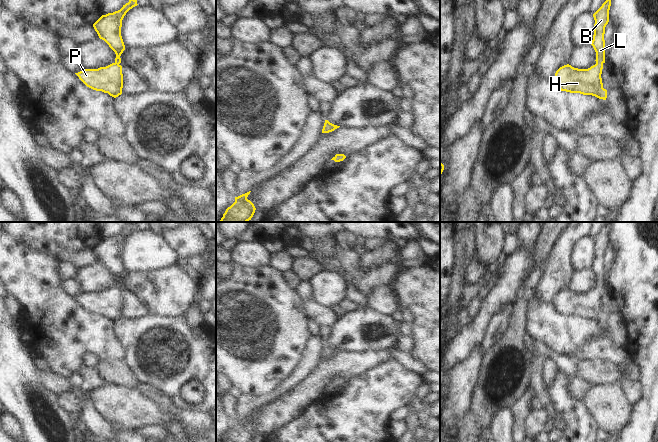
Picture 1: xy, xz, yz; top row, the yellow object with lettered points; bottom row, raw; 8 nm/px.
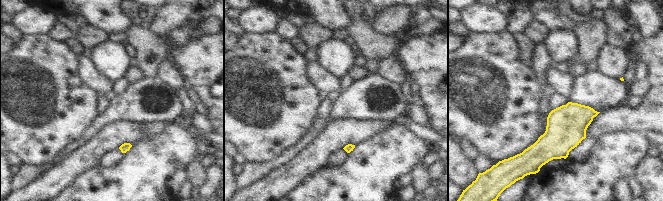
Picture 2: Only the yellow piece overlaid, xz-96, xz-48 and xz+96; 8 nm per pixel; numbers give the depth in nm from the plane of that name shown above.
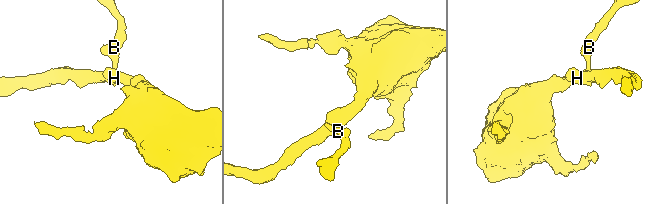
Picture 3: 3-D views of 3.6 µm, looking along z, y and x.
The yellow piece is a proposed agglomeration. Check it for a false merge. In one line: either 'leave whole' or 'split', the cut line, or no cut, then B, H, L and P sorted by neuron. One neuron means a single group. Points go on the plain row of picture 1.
leave whole; no cut; B H L P

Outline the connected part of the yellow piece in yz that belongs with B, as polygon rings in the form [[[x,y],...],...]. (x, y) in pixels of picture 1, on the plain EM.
[[[611,223],[607,224],[593,238],[594,259],[591,269],[596,276],[596,288],[588,293],[578,293],[567,288],[560,291],[554,300],[555,310],[570,317],[592,319],[599,323],[606,324],[607,314],[603,312],[602,293],[605,287],[605,251],[609,246],[609,234]]]

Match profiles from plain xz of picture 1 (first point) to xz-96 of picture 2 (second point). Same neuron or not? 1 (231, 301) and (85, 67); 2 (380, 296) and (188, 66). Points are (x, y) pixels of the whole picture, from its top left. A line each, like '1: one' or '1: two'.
1: two
2: two

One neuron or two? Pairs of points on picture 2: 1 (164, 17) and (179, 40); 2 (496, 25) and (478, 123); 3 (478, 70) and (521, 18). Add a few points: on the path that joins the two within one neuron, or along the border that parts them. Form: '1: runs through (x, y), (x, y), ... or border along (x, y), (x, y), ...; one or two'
1: border along (193, 17), (172, 29), (166, 36); two
2: border along (505, 30), (499, 32), (471, 32); two
3: border along (506, 30), (512, 34); two

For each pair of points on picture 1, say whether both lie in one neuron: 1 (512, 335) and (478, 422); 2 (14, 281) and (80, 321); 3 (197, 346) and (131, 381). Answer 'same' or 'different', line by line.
1: same
2: same
3: different

